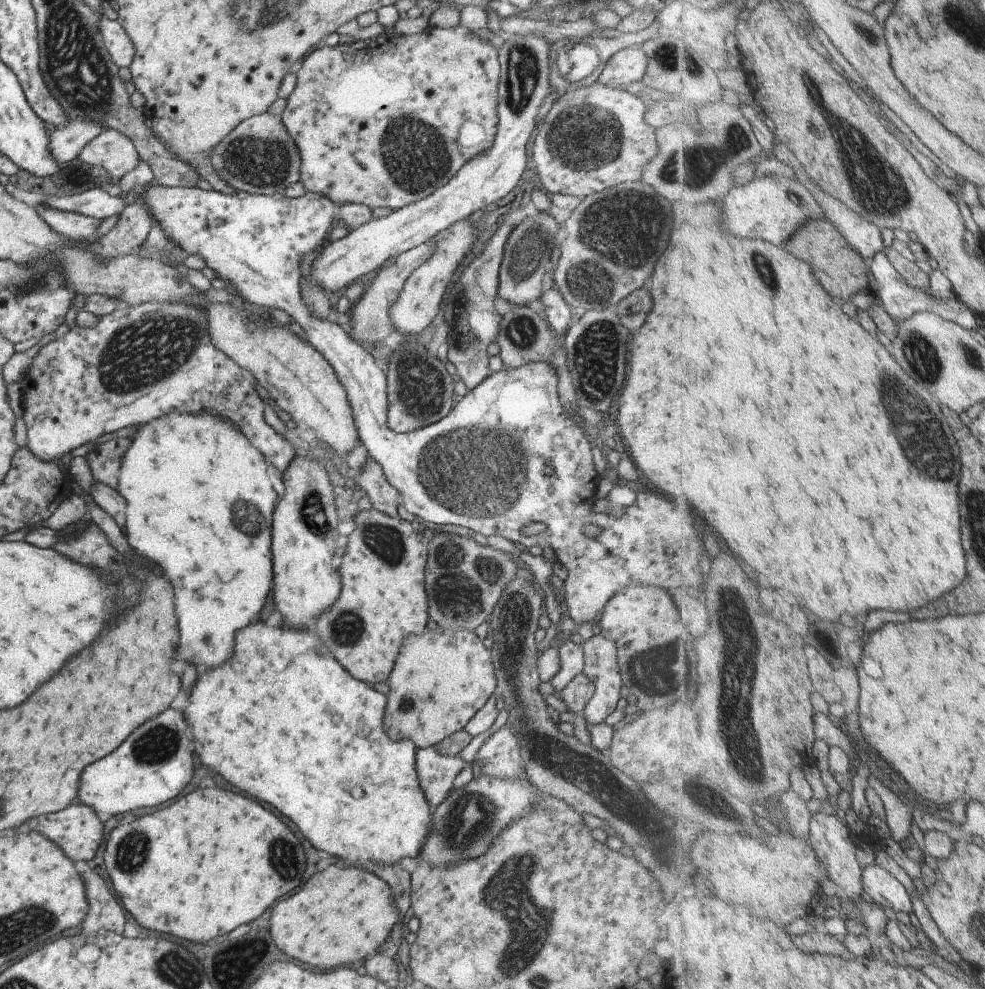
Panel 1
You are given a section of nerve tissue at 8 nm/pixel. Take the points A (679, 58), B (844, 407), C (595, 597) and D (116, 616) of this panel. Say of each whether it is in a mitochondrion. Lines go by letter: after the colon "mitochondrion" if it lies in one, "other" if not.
A: mitochondrion
B: other
C: other
D: other

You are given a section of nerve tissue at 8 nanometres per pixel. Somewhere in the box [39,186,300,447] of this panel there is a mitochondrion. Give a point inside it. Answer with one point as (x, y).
(149, 349)

